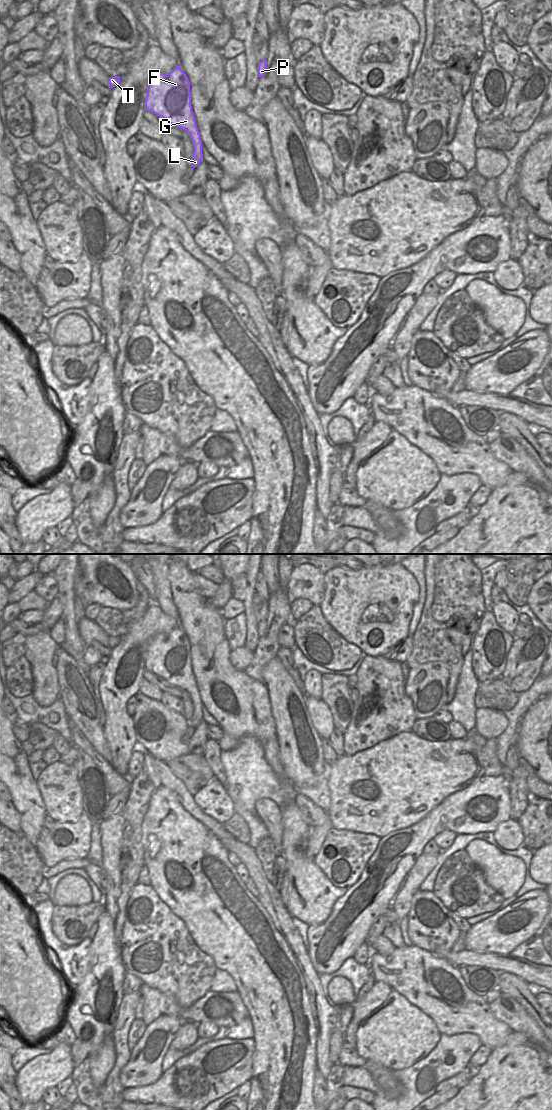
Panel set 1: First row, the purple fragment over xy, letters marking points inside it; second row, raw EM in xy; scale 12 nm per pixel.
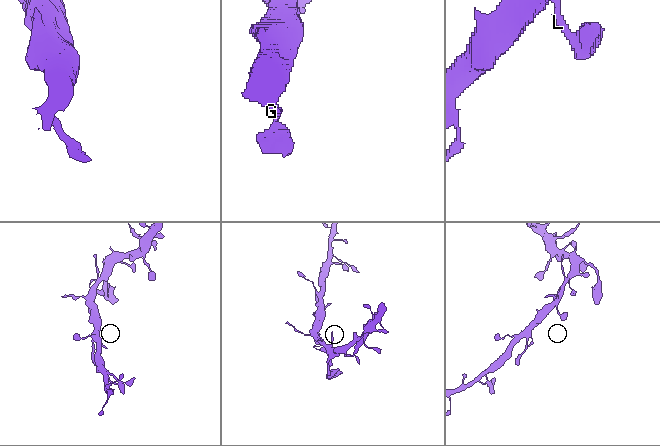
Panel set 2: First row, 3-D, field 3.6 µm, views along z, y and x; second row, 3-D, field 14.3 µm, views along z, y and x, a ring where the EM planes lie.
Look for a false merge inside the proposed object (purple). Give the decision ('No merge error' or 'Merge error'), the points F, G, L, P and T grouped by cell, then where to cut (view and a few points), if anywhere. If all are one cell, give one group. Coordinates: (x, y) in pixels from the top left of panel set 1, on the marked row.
No merge error. Groups: F G L P T. No split

